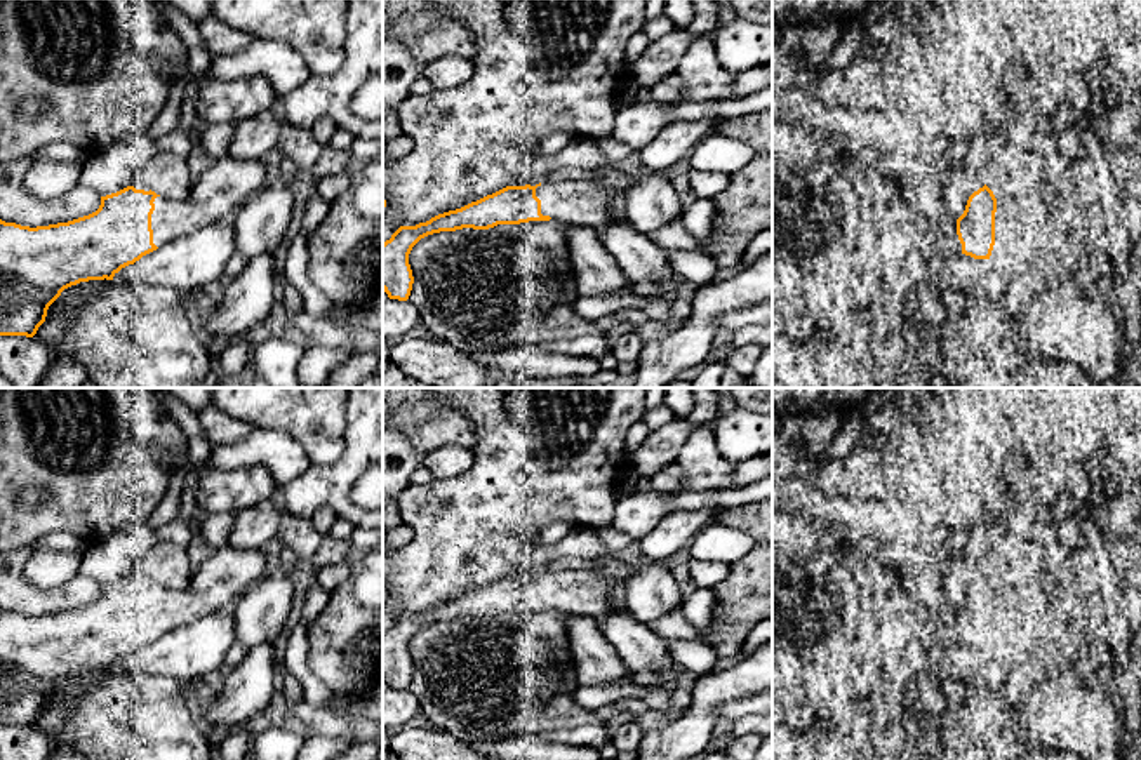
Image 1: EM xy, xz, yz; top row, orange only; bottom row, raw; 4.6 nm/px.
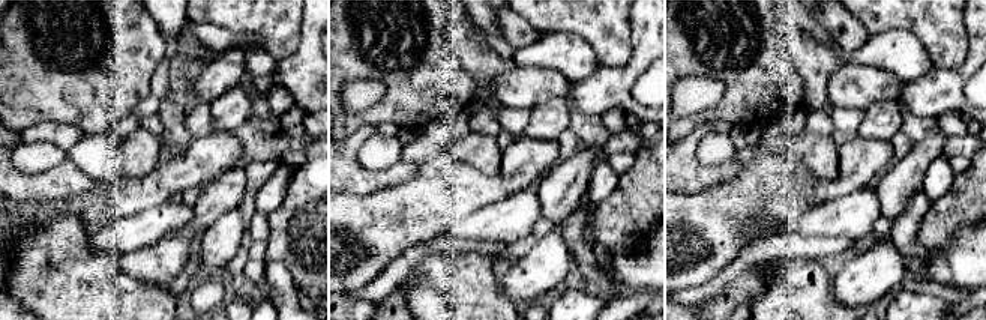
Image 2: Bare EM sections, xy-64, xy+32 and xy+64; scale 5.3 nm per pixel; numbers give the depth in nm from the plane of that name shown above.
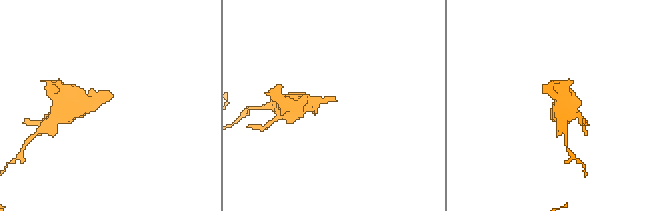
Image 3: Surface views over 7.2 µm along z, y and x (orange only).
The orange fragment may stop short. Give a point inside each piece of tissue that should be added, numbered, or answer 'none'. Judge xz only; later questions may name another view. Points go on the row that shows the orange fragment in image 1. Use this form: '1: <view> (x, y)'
1: xz (571, 202)

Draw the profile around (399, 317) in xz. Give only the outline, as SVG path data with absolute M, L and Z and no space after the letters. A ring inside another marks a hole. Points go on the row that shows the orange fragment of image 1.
M409 299L383 303L383 341L397 343L416 329L419 329L419 313Z

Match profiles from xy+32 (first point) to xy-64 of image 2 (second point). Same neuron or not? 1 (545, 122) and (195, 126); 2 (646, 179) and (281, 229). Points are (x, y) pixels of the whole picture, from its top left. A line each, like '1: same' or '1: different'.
1: different
2: same

